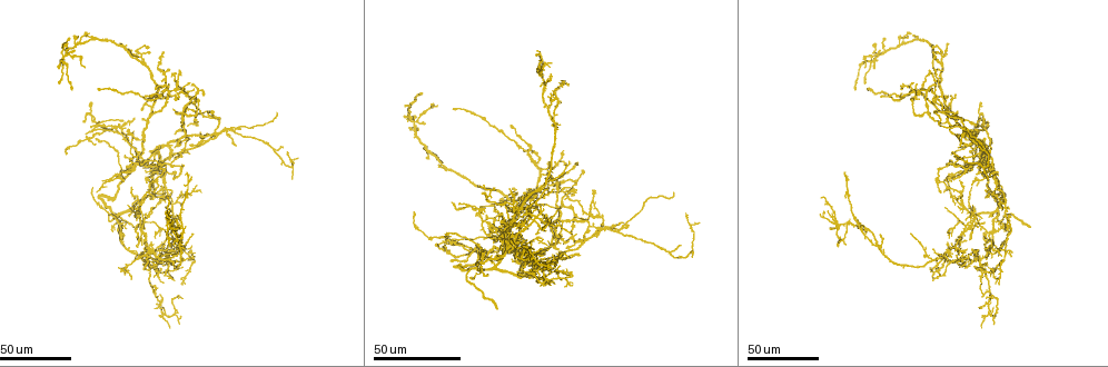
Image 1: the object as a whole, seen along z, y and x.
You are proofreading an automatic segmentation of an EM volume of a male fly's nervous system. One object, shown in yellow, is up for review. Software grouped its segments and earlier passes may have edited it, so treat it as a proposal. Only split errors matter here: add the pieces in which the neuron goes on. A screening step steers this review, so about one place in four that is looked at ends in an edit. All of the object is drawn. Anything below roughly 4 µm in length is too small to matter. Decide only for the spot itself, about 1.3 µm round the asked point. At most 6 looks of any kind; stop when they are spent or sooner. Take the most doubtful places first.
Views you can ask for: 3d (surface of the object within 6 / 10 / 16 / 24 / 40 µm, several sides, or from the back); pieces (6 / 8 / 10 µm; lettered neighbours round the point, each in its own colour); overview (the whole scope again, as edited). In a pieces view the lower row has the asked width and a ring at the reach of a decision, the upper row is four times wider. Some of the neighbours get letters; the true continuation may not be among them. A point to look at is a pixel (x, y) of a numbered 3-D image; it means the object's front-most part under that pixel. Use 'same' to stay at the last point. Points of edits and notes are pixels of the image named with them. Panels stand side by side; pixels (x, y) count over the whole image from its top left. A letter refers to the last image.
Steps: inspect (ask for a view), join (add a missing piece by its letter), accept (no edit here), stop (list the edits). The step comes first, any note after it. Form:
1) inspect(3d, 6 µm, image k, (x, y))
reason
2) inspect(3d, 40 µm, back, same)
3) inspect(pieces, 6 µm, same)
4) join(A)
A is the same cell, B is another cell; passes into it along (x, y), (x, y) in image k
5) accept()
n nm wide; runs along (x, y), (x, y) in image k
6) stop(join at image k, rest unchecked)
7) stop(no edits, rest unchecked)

inspect(3d, 40 µm, image 1, (1029, 226))
end of a long branch

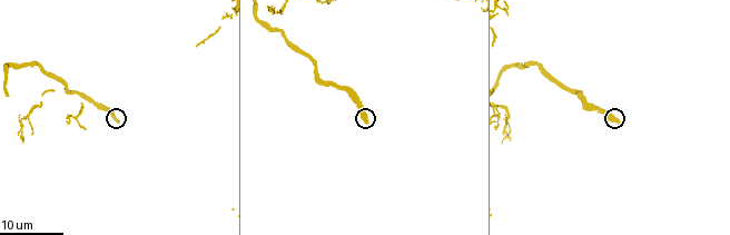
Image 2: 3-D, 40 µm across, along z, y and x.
inspect(pieces, 6 µm, image 2, (368, 120))
what lies round it

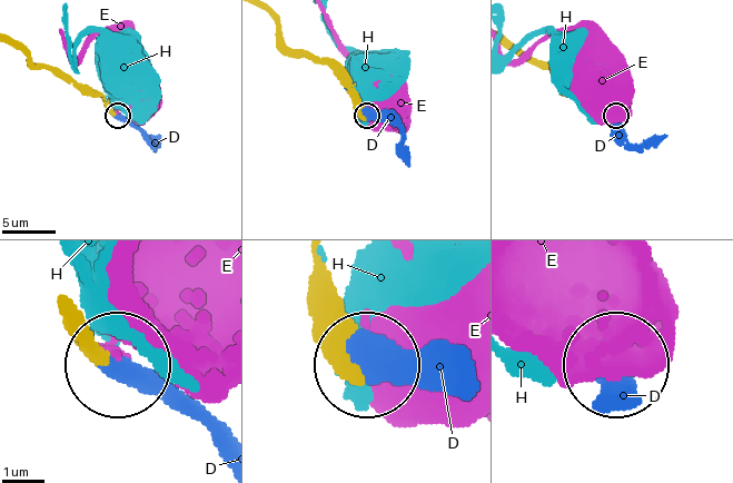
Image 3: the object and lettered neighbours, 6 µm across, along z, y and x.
join(D)
D is the same cell, E and H are other cells; passes into it along (315, 317), (357, 360), (428, 360), (449, 370) in image 3; the neuron continues

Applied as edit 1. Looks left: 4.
inspect(3d, 24 µm, image 1, (917, 83))
branch stops here

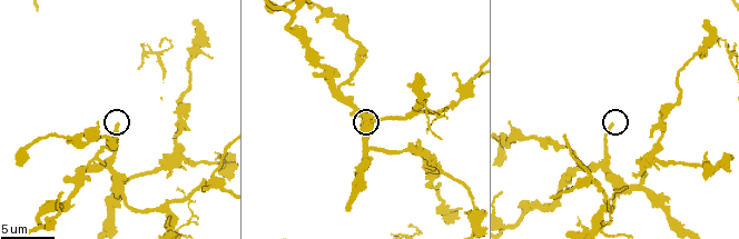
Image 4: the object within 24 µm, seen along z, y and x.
inspect(pieces, 10 µm, image 4, (117, 123))

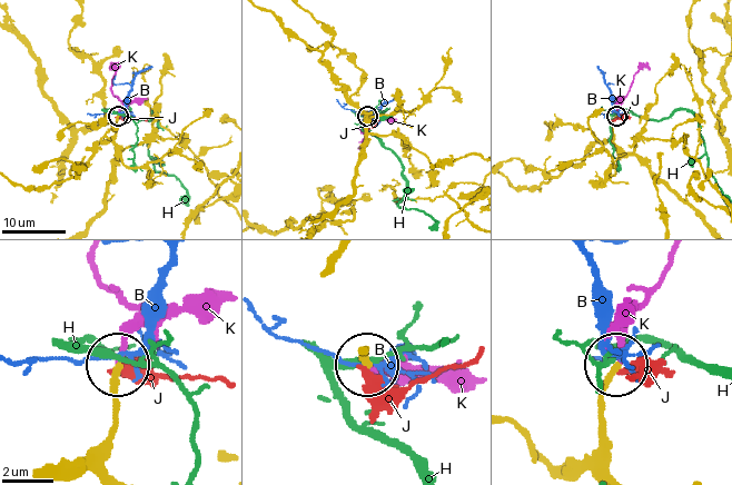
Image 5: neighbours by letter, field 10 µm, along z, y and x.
accept()
B, H, J and K are other cells; no lettered piece goes on from it

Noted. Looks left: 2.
inspect(3d, 24 µm, image 1, (174, 146))
free end

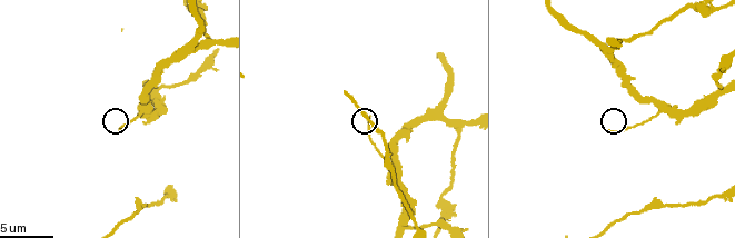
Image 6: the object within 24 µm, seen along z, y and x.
inspect(pieces, 6 µm, image 6, (611, 128))

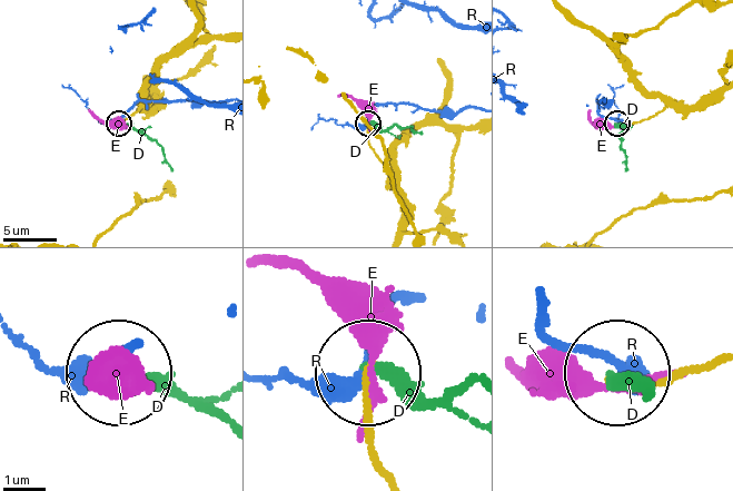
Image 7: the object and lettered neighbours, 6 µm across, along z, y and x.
accept()
160 nm wide; D, E and R are other cells; runs along (385, 471), (367, 429), (367, 379) in image 7; none of them fits

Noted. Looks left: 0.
stop(join at image 3, rest unchecked)

